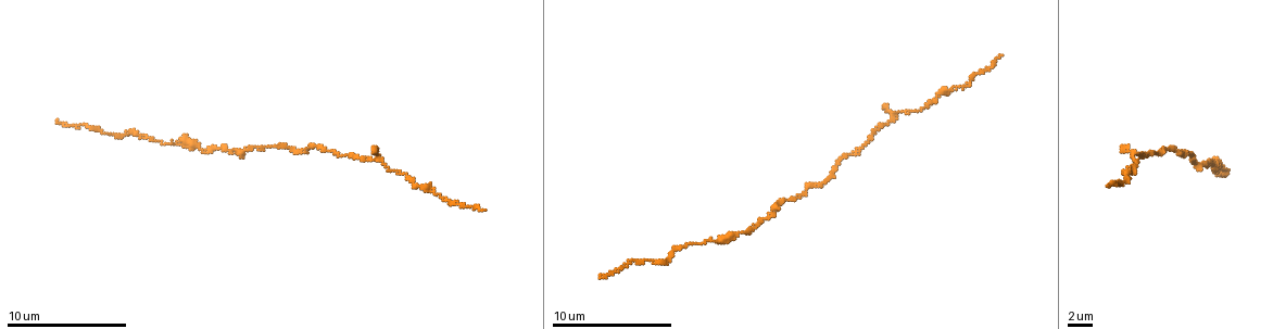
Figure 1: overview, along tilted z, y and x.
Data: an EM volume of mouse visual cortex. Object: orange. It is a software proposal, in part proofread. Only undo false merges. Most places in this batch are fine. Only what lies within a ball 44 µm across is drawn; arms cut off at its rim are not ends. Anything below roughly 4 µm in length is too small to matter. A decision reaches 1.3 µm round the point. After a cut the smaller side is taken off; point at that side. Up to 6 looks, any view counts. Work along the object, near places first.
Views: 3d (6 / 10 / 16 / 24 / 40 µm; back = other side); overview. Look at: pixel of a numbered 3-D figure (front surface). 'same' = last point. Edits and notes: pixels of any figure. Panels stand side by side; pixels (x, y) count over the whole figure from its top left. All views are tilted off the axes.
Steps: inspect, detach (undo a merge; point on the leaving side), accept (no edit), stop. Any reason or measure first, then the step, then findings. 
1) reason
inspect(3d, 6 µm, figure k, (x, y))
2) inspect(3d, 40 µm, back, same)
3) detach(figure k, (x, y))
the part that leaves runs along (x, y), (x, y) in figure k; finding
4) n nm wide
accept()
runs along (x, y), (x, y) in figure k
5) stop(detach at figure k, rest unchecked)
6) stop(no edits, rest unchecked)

calibre changes
inspect(3d, 10 µm, figure 1, (1225, 168))

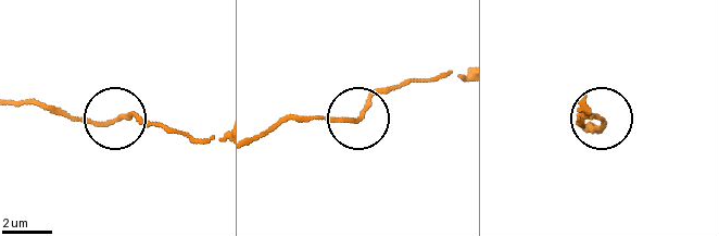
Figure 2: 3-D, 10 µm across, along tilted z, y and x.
inspect(3d, 6 µm, figure 2, (596, 117))

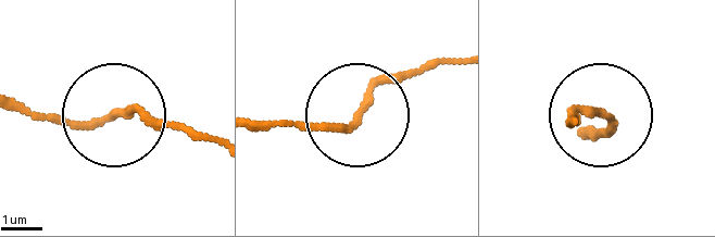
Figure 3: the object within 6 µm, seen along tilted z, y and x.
accept()
runs along (452, 63), (398, 76), (343, 121), (262, 121) in figure 3; continuous, no second neuron

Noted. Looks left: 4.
calibre changes
inspect(3d, 10 µm, figure 1, (178, 141))

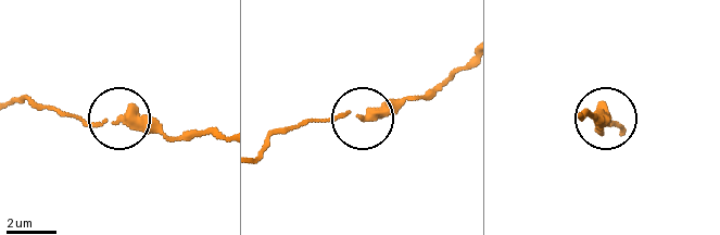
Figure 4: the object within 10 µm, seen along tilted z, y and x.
accept()
runs along (462, 67), (418, 97), (373, 113), (307, 121) in figure 4; all the same neuron

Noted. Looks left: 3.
thick turns thin
inspect(3d, 6 µm, figure 1, (783, 199))

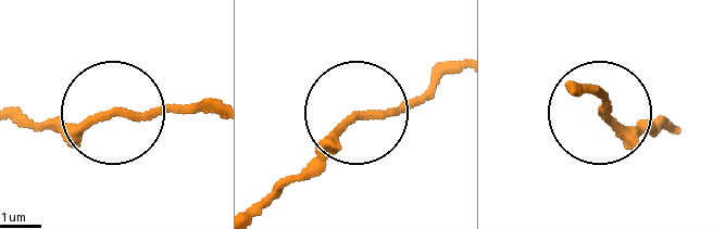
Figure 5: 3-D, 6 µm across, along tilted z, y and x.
inspect(3d, 6 µm, back, figure 5, (112, 111))

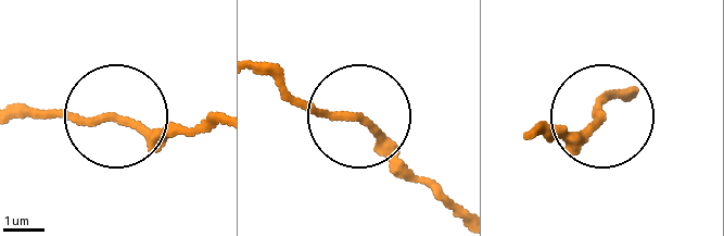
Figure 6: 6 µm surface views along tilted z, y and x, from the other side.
160 nm wide
accept()
one neuron here

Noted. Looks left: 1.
stop(no edits, rest unchecked)

